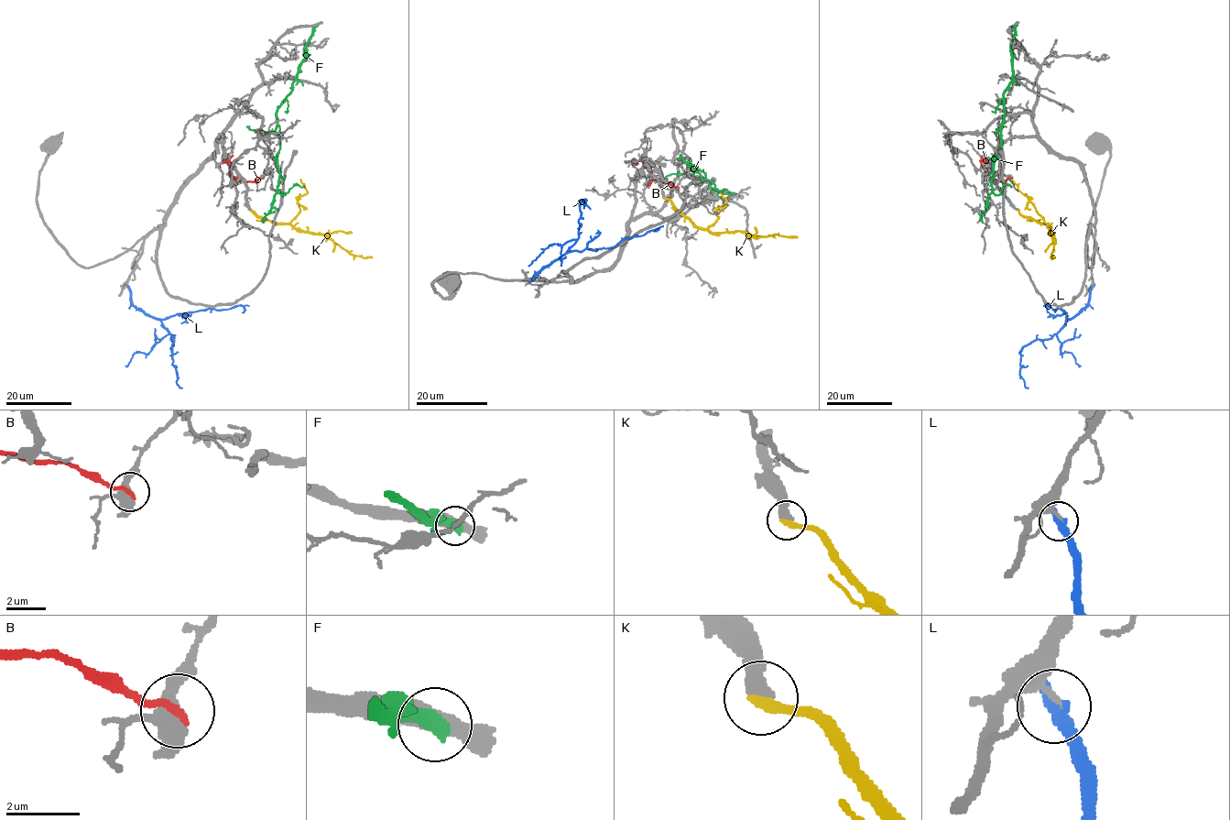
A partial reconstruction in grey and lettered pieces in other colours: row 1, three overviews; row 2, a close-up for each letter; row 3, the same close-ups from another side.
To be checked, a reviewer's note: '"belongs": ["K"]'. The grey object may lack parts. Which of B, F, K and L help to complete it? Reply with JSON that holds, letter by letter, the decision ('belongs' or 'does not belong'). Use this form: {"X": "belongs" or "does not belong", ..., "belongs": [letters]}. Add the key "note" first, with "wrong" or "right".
{"note": "right", "B": "does not belong", "F": "does not belong", "K": "belongs", "L": "does not belong", "belongs": ["K"]}

